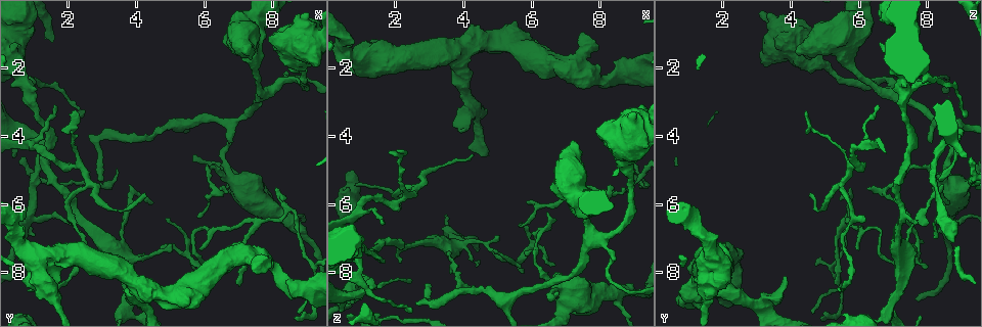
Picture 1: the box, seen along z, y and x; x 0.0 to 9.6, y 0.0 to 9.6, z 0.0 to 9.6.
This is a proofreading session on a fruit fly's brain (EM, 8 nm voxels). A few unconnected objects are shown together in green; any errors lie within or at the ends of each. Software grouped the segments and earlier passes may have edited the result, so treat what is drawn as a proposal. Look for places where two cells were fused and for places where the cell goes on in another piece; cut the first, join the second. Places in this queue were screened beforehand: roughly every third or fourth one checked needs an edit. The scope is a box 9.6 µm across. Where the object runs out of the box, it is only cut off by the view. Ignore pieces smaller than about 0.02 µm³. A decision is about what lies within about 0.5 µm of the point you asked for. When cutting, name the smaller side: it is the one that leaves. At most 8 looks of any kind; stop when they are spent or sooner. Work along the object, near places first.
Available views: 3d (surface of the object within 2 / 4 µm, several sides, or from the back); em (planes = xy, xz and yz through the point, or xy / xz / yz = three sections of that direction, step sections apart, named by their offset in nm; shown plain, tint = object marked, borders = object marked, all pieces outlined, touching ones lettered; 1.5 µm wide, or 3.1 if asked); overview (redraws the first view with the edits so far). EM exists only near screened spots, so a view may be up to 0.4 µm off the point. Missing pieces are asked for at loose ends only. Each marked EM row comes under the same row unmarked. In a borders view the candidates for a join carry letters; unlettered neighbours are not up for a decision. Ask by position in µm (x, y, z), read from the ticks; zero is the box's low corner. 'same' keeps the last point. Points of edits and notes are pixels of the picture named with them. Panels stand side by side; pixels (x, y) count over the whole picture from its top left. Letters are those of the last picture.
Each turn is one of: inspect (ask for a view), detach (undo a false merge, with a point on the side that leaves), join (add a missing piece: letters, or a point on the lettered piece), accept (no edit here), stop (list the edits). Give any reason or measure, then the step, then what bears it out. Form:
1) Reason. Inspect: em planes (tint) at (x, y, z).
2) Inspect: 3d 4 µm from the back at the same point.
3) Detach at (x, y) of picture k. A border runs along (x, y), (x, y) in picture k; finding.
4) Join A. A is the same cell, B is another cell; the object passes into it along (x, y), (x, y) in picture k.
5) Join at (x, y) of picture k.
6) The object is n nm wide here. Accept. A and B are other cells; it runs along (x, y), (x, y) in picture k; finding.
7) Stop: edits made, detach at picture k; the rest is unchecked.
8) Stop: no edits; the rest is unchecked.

Narrows sharply. Inspect: em planes (borders) at (7.55, 6.55, 5.60).

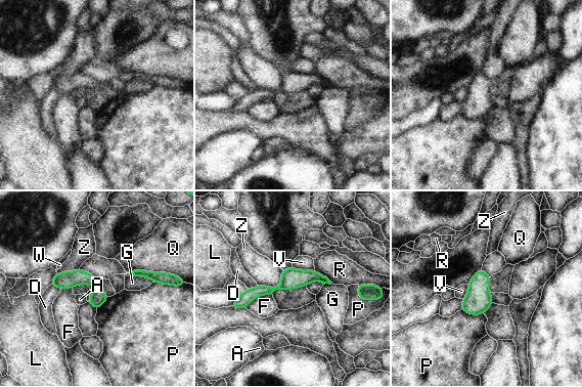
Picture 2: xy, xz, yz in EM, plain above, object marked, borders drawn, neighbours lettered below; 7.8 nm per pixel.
The object is 110 nm wide here. Accept. A, D, F, G, L, P, Q, R, V, W and Z are other cells; a border runs along (282, 269), (278, 285), (258, 286) in picture 2; all the same cell.

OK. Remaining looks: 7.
Branch stops here. Inspect: em planes (borders) at (4.00, 8.10, 3.85).

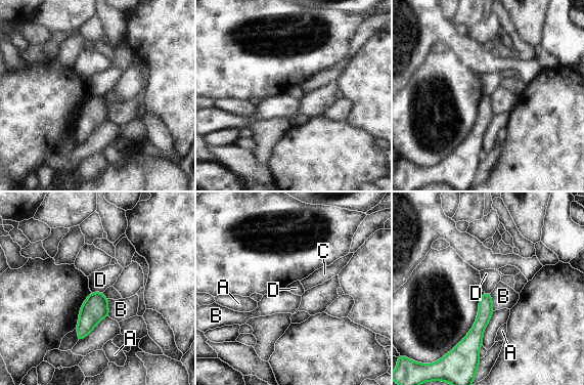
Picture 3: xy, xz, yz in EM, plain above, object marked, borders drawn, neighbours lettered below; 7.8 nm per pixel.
Accept. A, B, C and D are other cells; it runs along (487, 294), (475, 349) in picture 3; no lettered piece goes on from it.

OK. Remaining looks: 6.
Tapers out. Inspect: em xz step 4 (borders) at (5.80, 6.40, 7.35).

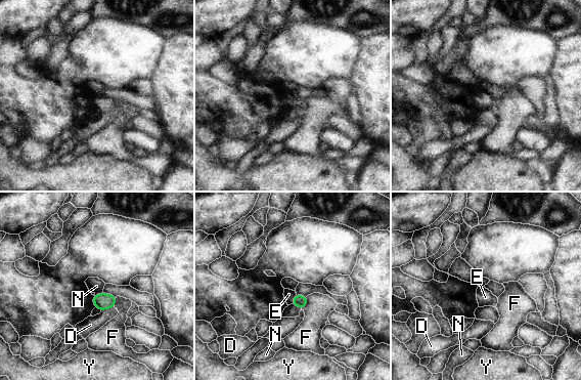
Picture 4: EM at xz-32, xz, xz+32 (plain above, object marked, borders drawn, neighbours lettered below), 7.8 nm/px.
Another direction. Inspect: em planes (borders) at the same point.

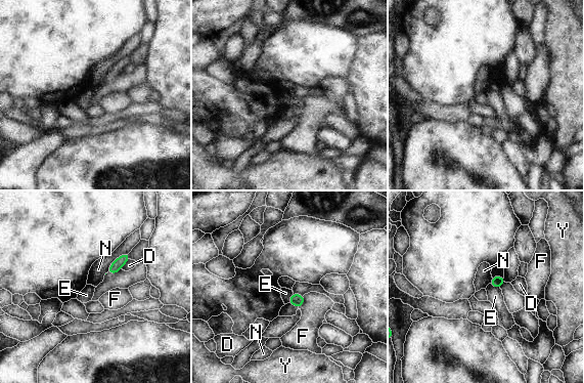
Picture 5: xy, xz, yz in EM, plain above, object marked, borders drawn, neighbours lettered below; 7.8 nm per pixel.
Accept. D, E, F, N and Y are other cells; a border runs along (293, 292), (287, 302) in picture 5; no lettered piece goes on from it.

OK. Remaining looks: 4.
Stop: no edits; the rest is unchecked.

